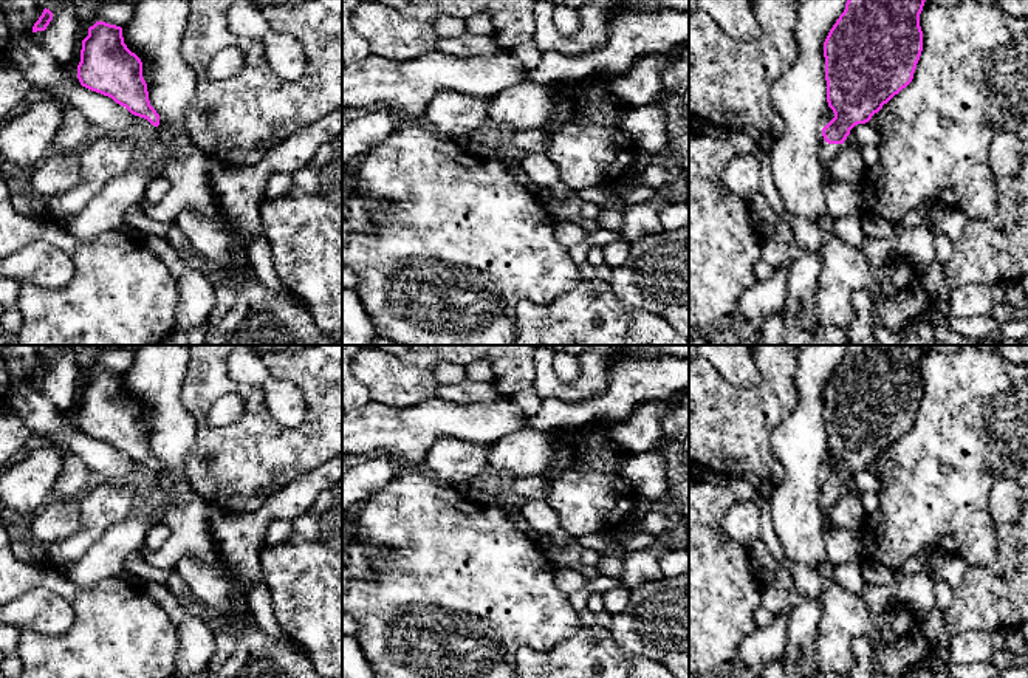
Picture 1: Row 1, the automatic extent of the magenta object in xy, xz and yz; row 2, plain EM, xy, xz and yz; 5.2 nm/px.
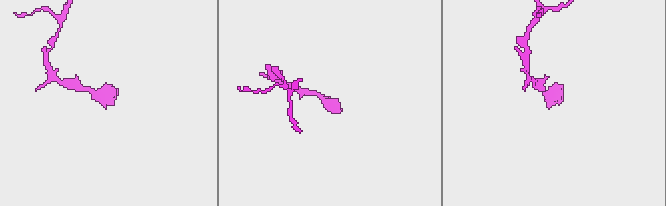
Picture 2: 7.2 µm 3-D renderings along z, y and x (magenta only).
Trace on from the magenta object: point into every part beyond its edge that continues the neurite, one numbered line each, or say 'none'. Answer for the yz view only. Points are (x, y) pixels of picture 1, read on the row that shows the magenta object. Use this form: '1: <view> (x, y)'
1: yz (829, 152)

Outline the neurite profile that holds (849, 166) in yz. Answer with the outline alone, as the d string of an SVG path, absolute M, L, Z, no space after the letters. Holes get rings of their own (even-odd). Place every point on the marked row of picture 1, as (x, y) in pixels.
M852 135L847 136L839 155L830 164L830 173L836 181L850 183L858 187L867 170L861 156L861 147Z

